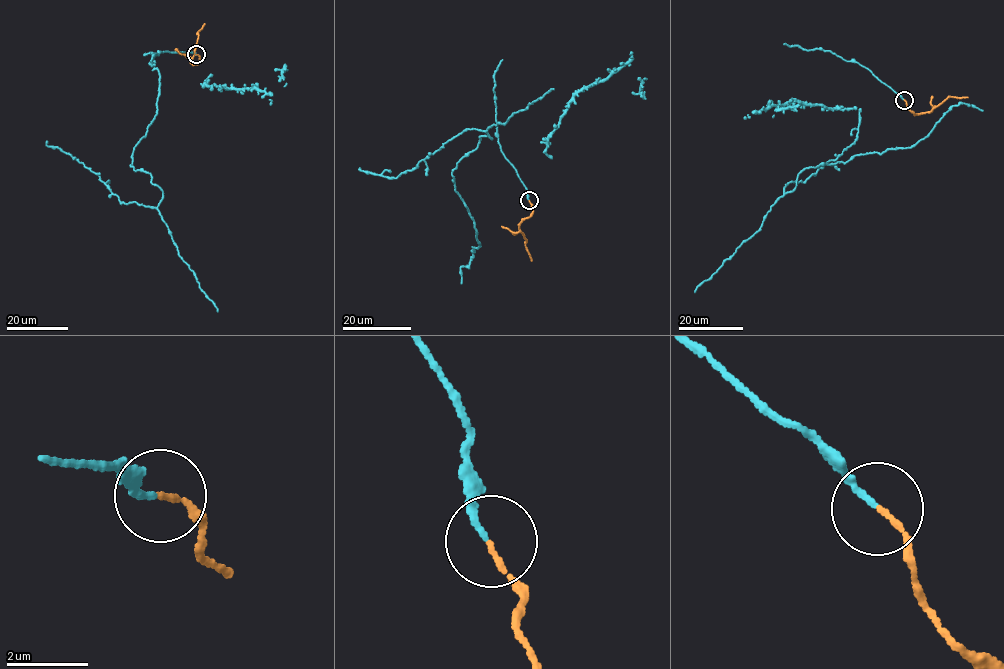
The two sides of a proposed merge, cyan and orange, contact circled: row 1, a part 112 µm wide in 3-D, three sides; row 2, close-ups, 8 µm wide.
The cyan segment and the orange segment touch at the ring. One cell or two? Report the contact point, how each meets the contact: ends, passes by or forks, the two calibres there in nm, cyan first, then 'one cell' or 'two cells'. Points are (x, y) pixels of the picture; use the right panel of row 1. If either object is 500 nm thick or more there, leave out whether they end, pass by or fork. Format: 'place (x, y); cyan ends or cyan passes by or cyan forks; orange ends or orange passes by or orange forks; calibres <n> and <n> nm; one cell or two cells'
place (904, 100); cyan ends; orange ends; calibres 130 and 120 nm; one cell

